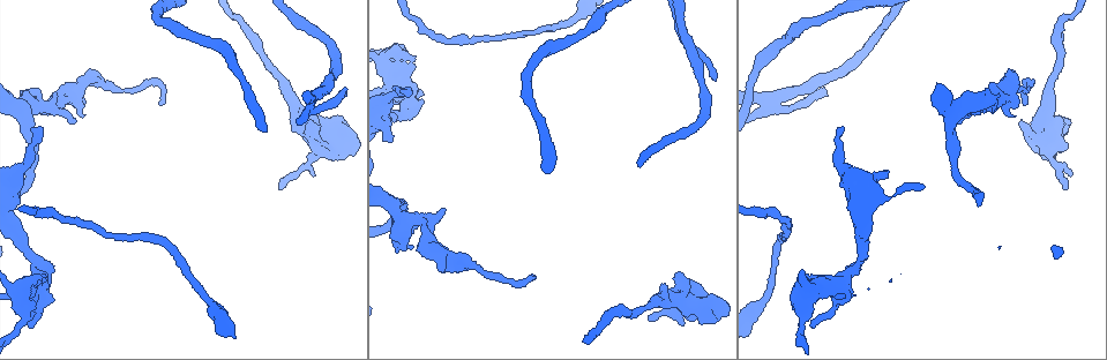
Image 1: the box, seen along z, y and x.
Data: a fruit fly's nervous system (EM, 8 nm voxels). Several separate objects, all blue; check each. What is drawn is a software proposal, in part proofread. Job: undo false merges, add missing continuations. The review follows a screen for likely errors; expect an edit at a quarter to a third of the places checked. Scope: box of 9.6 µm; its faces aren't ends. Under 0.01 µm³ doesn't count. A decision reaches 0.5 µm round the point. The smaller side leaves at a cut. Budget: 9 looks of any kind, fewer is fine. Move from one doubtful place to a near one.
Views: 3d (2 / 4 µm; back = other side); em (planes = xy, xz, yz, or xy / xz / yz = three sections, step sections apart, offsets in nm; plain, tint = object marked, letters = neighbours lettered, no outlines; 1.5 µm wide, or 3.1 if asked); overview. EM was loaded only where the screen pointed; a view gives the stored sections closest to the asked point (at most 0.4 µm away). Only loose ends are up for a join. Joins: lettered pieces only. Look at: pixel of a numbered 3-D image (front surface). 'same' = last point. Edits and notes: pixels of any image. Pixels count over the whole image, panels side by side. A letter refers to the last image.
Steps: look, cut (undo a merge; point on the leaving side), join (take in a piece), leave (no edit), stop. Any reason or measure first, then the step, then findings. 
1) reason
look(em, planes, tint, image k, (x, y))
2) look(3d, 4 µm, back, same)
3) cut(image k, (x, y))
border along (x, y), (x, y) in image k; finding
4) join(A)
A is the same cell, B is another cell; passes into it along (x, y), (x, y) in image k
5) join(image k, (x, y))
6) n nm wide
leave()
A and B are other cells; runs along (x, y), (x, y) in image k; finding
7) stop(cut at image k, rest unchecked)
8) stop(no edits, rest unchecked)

an open end
look(em, yz, step 8, letters, image 1, (648, 315))

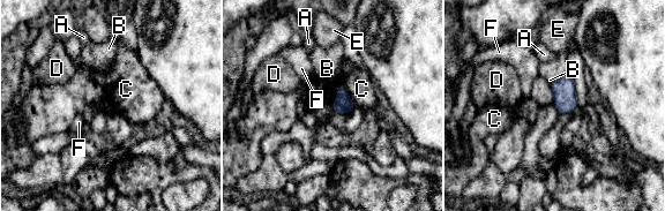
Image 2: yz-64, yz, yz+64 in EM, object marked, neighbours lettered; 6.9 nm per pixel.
look(em, planes, letters, same)

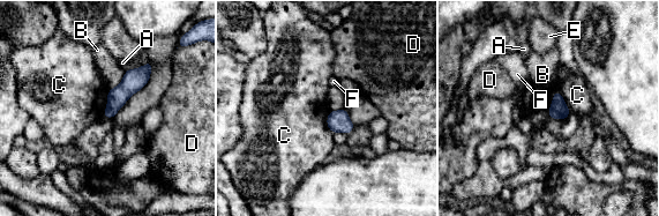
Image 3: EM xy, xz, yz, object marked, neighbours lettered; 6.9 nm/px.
130 nm wide
leave()
A, B, C, D, E and F are other cells; border along (554, 90), (561, 94), (570, 112) in image 3; none of them fits

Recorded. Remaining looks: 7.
thick turns thin
look(3d, 4 µm, image 1, (383, 125))

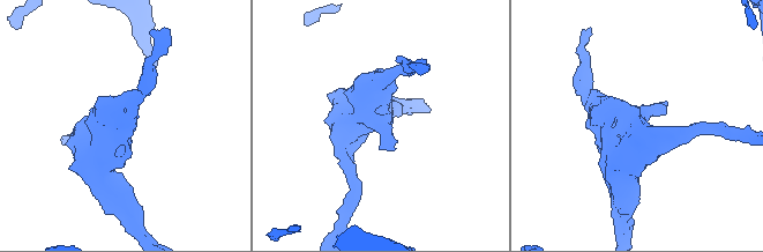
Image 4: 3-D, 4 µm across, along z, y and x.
now the EM
look(em, planes, plain, image 4, (385, 120))

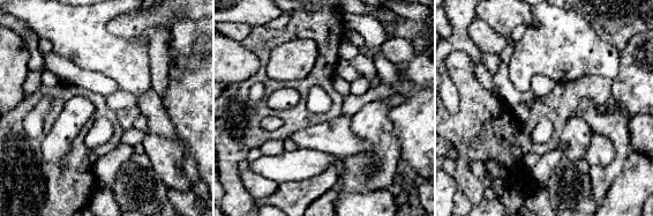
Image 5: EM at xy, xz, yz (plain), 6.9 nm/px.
look(em, planes, letters, same)

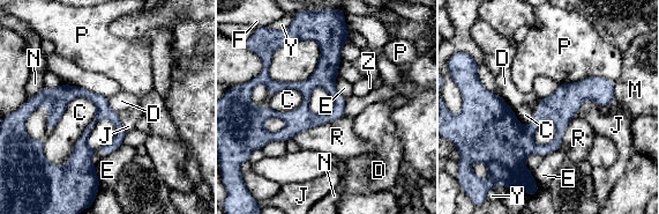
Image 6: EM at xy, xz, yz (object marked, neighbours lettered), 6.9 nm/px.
110 nm wide
leave()
C, D, E, F, J, M, N, P, R, Y and Z are other cells; runs along (611, 83), (529, 130), (479, 103) in image 6; one neuron here

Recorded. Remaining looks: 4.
an open end
look(em, planes, letters, image 1, (412, 245))

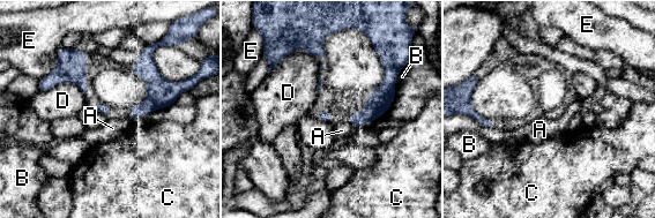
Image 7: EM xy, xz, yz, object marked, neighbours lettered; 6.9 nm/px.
leave()
A, B, C, D and E are other cells; border along (474, 119), (490, 127) in image 7; none of them fits

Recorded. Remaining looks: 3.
long arm stops here
look(3d, 2 µm, image 1, (1023, 103))

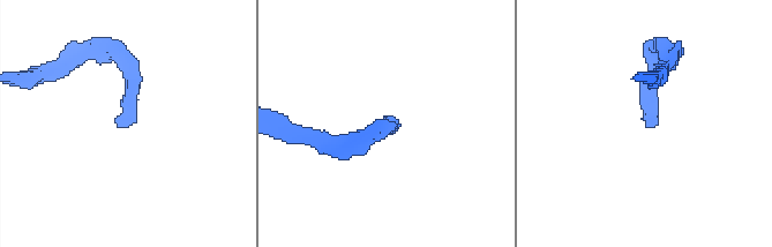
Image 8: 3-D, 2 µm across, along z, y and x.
look(em, planes, plain, image 8, (118, 124))

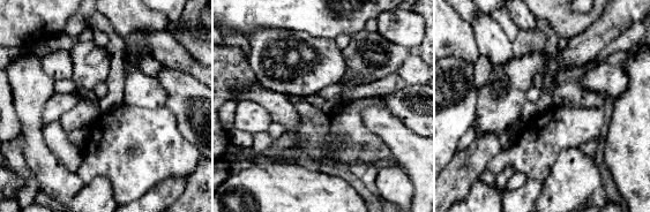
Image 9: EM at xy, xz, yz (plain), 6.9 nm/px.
look(em, planes, letters, same)

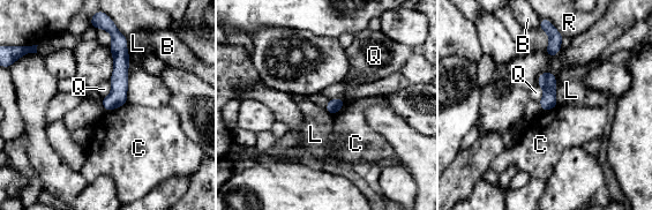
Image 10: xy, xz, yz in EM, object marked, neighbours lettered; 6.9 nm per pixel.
leave()
B, C, L, Q and R are other cells; border along (126, 36), (128, 74) in image 10; no lettered piece goes on from it

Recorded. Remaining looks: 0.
stop(no edits, rest unchecked)

